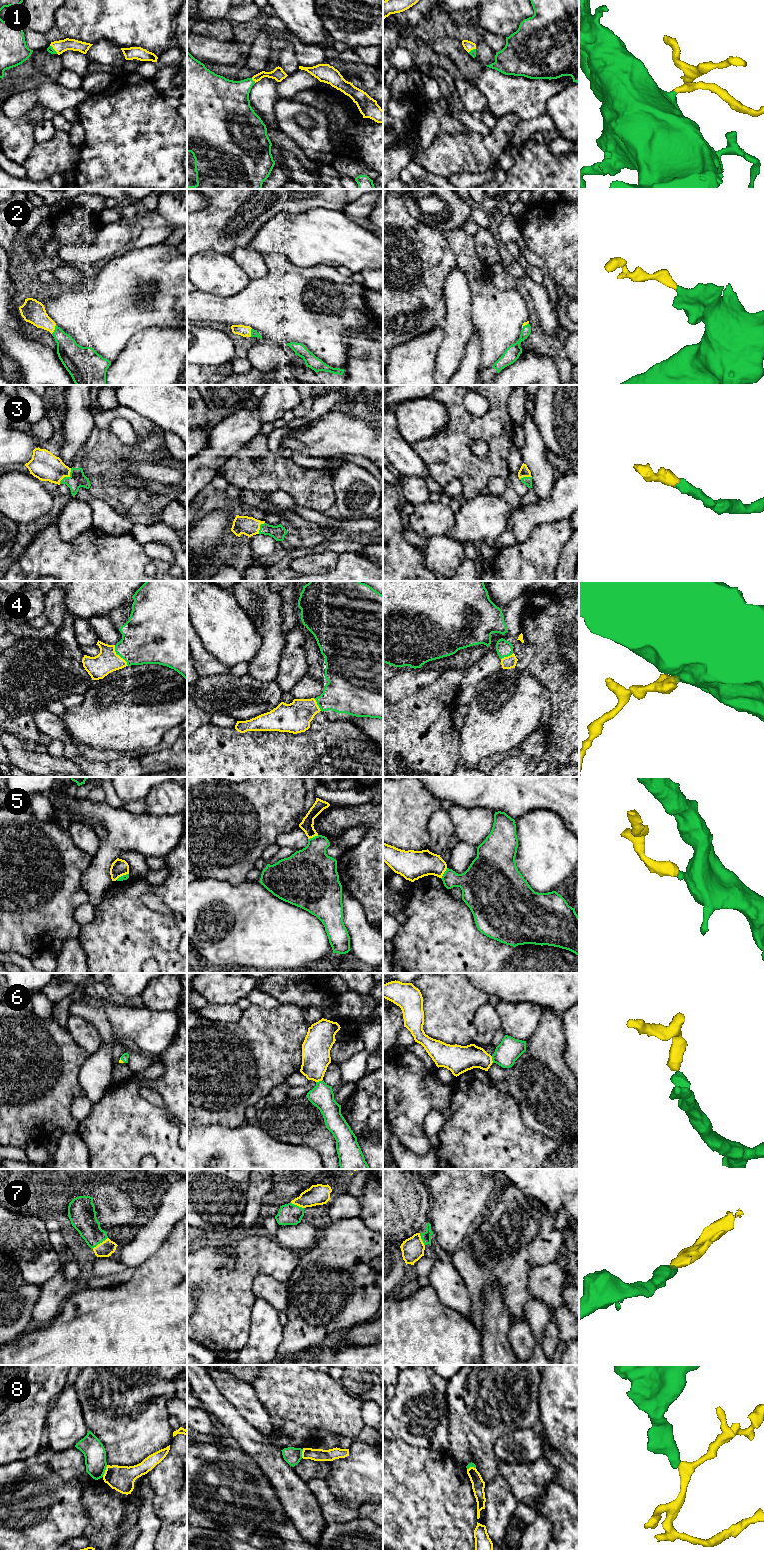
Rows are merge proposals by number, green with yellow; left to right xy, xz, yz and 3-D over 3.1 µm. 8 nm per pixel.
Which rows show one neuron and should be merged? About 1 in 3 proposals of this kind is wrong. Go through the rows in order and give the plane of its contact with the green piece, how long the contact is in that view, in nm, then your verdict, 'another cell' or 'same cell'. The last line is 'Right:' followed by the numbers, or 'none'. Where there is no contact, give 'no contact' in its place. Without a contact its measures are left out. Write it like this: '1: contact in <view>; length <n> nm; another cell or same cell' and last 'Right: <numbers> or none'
1: contact in xz; length 50 nm; same cell
2: contact in xy; length 80 nm; same cell
3: contact in xy; length 160 nm; same cell
4: contact in xy; length 190 nm; same cell
5: contact in xz; length 90 nm; another cell
6: contact in yz; length 60 nm; same cell
7: contact in xy; length 160 nm; same cell
8: contact in xy; length 100 nm; another cell
Right: 1, 2, 3, 4, 6, 7

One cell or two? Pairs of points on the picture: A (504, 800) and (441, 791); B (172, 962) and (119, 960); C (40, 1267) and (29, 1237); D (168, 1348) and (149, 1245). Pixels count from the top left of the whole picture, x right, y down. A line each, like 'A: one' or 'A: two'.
A: one
B: one
C: one
D: two

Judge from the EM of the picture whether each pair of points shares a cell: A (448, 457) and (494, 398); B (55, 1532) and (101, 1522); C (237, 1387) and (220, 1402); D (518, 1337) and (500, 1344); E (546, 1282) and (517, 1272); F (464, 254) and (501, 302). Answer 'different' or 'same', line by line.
A: same
B: different
C: different
D: different
E: different
F: same

